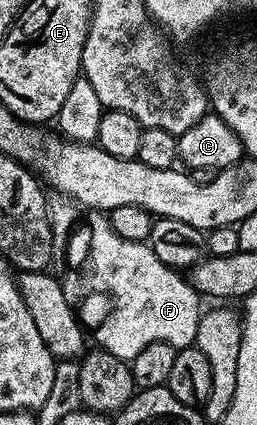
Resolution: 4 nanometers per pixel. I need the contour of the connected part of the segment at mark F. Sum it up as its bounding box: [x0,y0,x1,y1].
[89,217,204,361]

